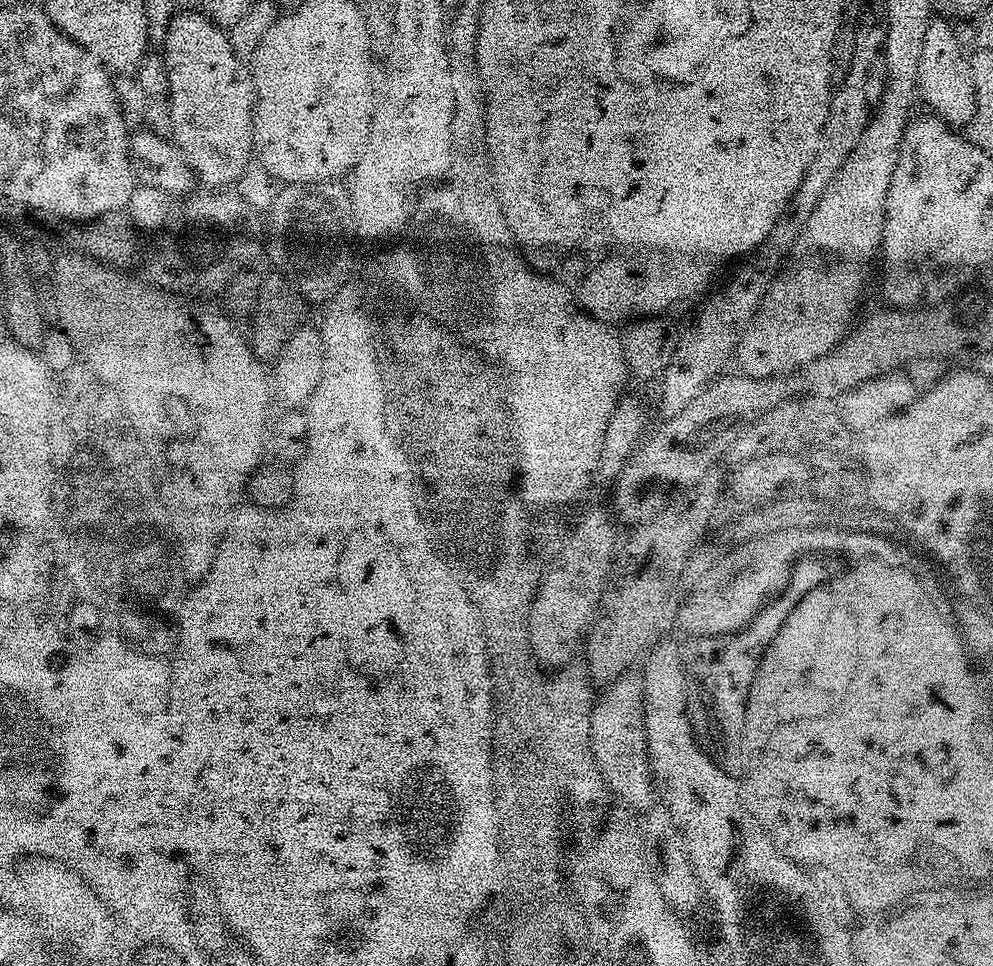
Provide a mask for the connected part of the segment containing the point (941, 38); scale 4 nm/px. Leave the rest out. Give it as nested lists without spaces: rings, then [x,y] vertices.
[[[934,18],[926,34],[925,49],[922,50],[920,93],[923,101],[925,99],[931,107],[929,109],[957,130],[971,127],[977,116],[977,82],[971,59],[964,50],[957,29],[946,20]]]

